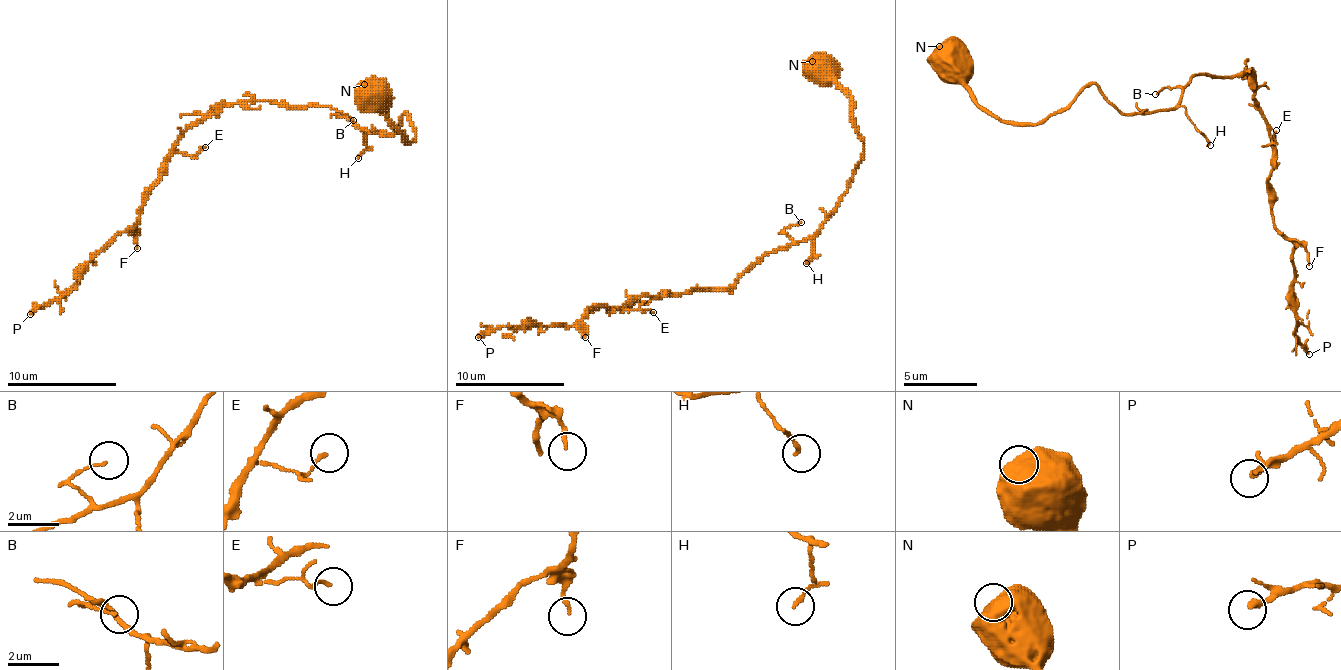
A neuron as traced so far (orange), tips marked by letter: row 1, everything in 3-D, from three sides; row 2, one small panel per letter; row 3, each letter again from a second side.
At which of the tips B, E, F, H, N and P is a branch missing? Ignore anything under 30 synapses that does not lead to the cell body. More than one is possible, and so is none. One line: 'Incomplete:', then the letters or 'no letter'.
Incomplete: P

